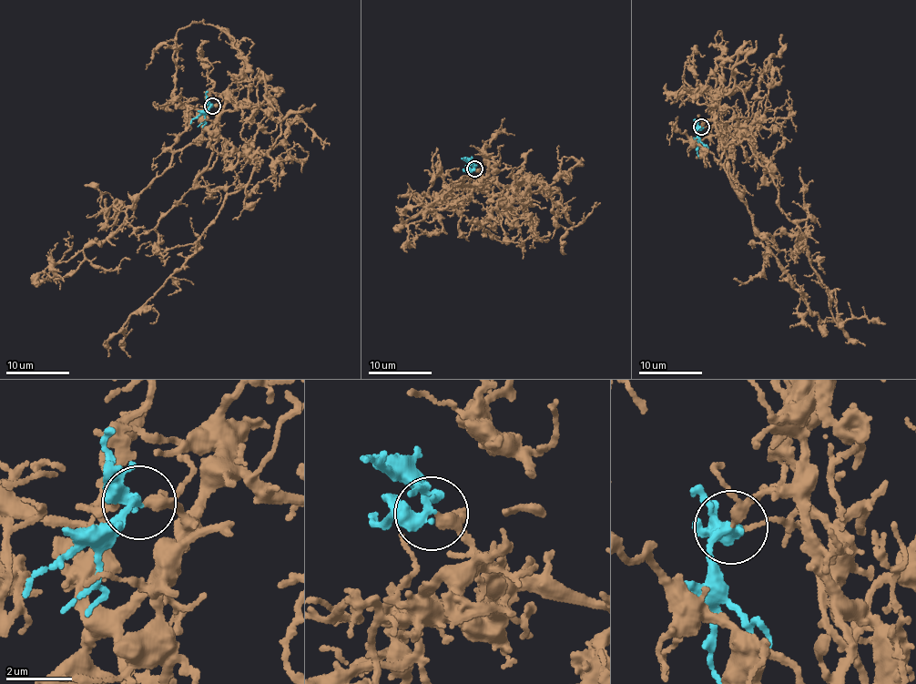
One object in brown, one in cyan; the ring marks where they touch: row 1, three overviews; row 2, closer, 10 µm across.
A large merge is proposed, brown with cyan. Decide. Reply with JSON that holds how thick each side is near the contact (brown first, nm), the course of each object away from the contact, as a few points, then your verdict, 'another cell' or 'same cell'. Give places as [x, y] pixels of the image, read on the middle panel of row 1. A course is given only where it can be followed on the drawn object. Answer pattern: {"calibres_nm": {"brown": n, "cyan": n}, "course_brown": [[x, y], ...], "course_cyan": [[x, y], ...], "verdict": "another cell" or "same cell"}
{"calibres_nm": {"brown": 200, "cyan": 240}, "course_brown": [[475, 168], [487, 184], [525, 178], [551, 194], [542, 180], [527, 199], [496, 205], [506, 239], [520, 243]], "course_cyan": [[474, 168], [472, 162], [463, 158]], "verdict": "same cell"}

